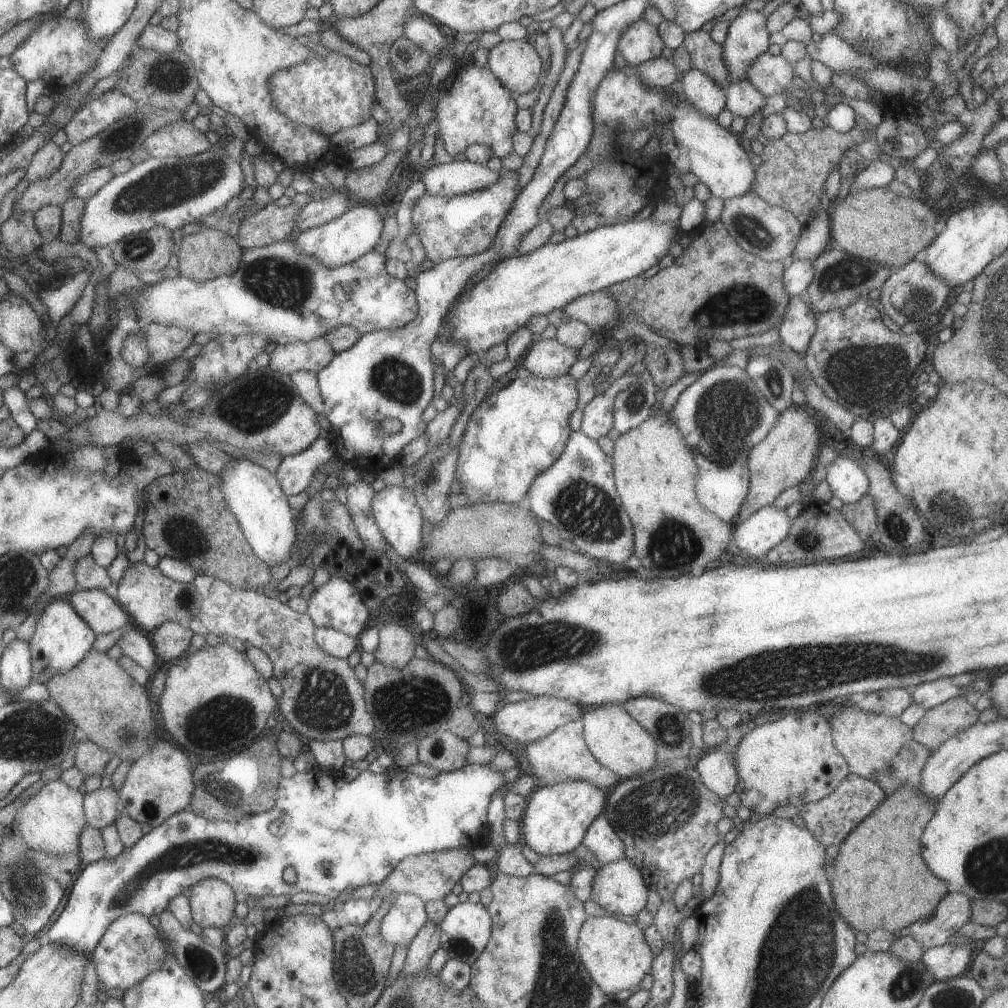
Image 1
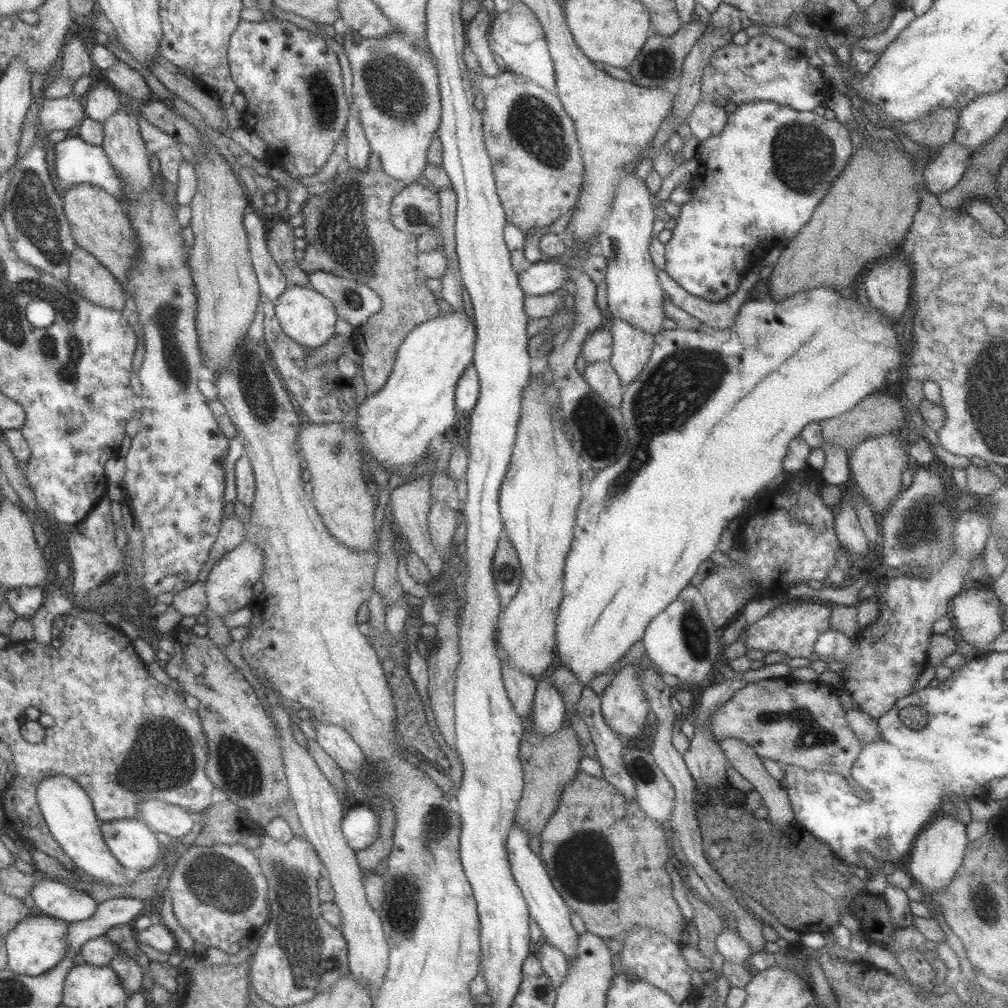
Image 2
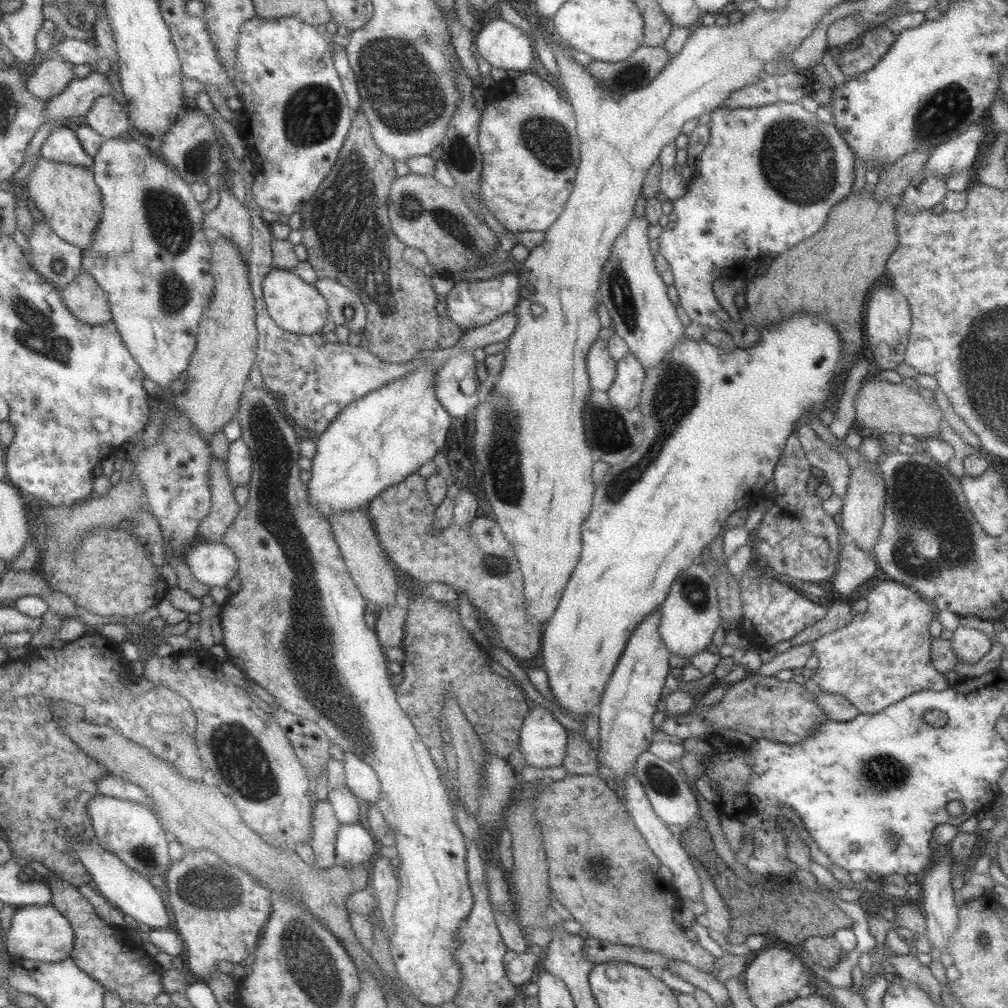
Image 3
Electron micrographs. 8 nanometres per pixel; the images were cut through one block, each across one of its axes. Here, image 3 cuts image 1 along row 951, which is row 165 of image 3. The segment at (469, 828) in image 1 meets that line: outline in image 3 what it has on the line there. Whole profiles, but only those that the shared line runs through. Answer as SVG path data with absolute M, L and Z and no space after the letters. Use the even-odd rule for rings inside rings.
M64 125L55 127L43 140L38 154L47 160L61 162L63 164L75 164L90 168L93 164L93 157L87 155L81 143L76 139L74 129Z

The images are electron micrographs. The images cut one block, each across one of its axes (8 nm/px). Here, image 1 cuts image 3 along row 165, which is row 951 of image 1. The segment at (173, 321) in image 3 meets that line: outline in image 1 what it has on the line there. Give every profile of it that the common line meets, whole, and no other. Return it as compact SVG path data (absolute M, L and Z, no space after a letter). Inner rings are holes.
M125 914L107 926L97 946L90 953L93 968L101 987L120 988L125 992L133 984L147 978L153 970L161 968L165 956L170 953L170 946L164 942L157 927L149 923L148 918L140 914Z

